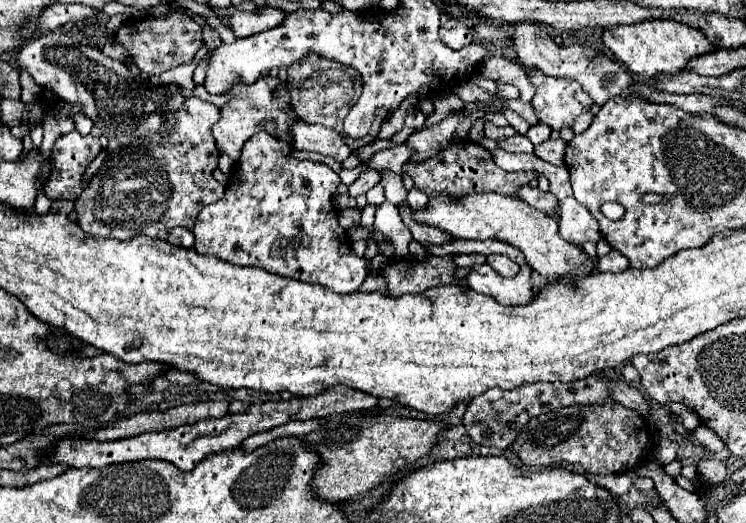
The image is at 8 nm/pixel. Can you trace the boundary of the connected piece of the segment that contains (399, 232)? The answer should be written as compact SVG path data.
M383 202L377 206L375 212L375 230L381 232L383 236L387 236L391 240L391 244L395 246L395 254L401 258L409 258L409 242L411 242L411 232L407 230L407 226L401 222L399 218L399 210L395 204L391 202Z

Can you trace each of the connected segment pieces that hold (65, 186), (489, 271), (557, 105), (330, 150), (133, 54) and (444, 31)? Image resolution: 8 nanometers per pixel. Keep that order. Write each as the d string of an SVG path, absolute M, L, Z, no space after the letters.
M77 130L59 136L51 150L53 176L51 184L45 184L45 194L51 200L75 200L83 188L81 180L87 166L97 158L101 148L99 138L81 136Z
M477 264L473 266L473 272L469 274L467 282L475 292L483 292L505 306L529 304L535 298L531 268L527 264L521 266L515 278L503 278L491 266Z
M531 70L529 80L537 88L533 98L537 118L557 132L565 126L573 126L573 120L593 104L575 80L551 78L539 70Z
M295 122L291 126L293 134L293 148L295 150L313 150L321 152L323 156L331 156L339 162L349 158L351 148L345 144L343 136L331 128L307 122Z
M175 12L167 16L147 19L144 21L129 21L117 32L121 36L121 44L129 52L129 60L145 74L161 74L181 64L193 62L197 50L203 46L201 26L187 14Z
M453 18L447 26L439 28L439 36L441 36L443 44L451 46L453 50L461 50L463 46L469 45L473 39L470 28L463 26L457 18Z

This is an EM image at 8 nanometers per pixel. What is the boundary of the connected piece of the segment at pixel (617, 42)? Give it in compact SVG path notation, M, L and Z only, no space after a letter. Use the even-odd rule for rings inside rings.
M651 18L651 20L643 20L637 24L629 24L629 26L607 28L607 30L603 30L601 40L611 50L611 54L627 66L629 72L633 72L649 82L659 72L679 74L691 56L701 56L701 54L713 50L713 46L703 36L703 32L699 32L697 28L691 28L687 24L681 24L677 20L671 20L671 18Z

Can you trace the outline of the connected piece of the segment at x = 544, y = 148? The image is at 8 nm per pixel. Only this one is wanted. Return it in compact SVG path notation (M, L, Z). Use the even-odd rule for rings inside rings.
M559 138L559 140L547 140L547 142L539 144L539 146L535 146L533 154L535 154L537 158L543 158L543 160L555 164L555 166L563 166L565 148L567 148L567 144L565 144L561 138Z

